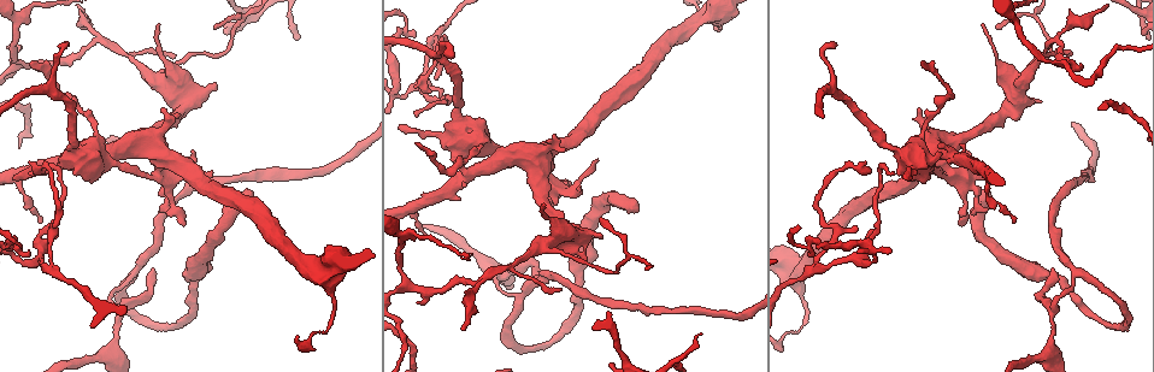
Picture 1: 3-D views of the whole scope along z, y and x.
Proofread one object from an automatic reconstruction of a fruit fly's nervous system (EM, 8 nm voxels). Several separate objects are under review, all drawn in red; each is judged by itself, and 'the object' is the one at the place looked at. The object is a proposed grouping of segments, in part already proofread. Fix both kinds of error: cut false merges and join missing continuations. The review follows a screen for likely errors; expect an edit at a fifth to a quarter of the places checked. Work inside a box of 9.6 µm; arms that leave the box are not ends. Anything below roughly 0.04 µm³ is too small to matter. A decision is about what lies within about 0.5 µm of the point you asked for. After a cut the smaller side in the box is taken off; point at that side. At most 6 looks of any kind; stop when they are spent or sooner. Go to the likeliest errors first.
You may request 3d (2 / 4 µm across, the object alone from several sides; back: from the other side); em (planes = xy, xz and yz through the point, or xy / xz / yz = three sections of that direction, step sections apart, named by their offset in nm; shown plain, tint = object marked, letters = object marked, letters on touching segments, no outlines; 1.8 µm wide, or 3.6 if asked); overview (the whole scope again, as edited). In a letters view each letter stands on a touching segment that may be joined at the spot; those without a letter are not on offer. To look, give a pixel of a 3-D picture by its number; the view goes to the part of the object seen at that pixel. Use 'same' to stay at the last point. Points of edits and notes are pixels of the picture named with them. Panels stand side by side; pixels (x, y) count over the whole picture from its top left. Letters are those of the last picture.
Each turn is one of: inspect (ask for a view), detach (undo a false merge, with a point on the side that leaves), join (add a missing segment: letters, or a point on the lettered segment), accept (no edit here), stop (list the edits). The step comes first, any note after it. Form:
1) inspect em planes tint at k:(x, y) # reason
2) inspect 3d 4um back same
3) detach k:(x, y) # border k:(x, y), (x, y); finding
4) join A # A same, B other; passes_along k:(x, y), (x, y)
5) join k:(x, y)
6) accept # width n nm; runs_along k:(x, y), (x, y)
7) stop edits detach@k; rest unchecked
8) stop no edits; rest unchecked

inspect 3d 4um at 1:(57, 277) # a fork

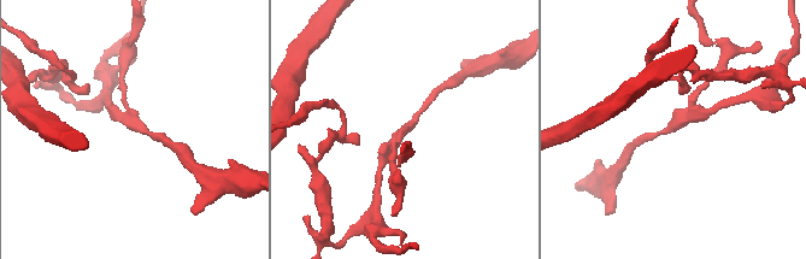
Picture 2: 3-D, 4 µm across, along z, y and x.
inspect em planes plain at 2:(676, 123) # arms 3; shape alone is not enough

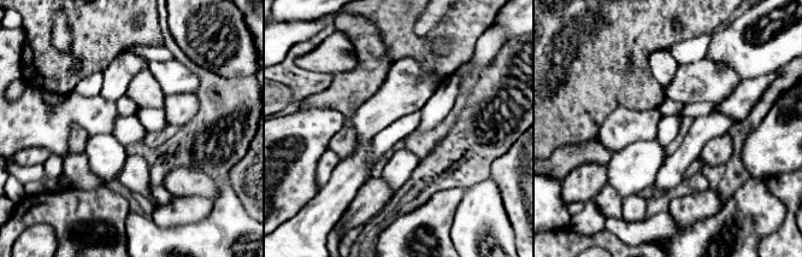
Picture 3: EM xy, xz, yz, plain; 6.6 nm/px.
inspect em planes letters same

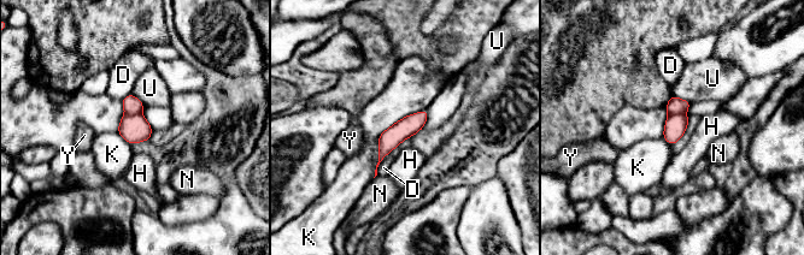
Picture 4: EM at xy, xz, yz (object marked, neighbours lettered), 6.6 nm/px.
detach 4:(131, 105) # width 140 nm; D other, H other, K other, N other, U other, Y other; border 4:(125, 112), (131, 114), (140, 113); a second neuron is stuck on

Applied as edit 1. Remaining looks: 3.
inspect overview # redraw

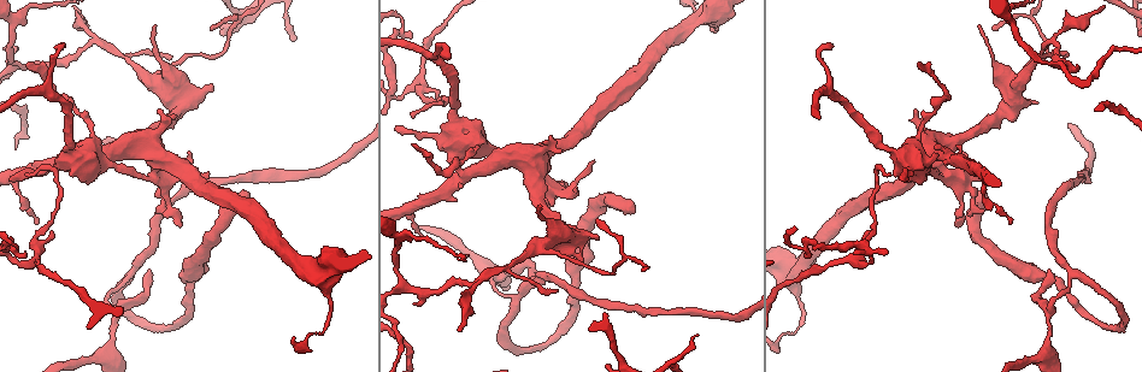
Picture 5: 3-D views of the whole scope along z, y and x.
inspect 3d 2um at 5:(503, 276) # branch point

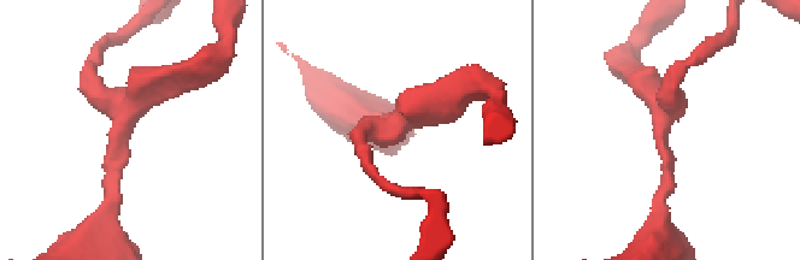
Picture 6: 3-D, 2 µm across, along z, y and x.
inspect em planes letters at 6:(392, 127)

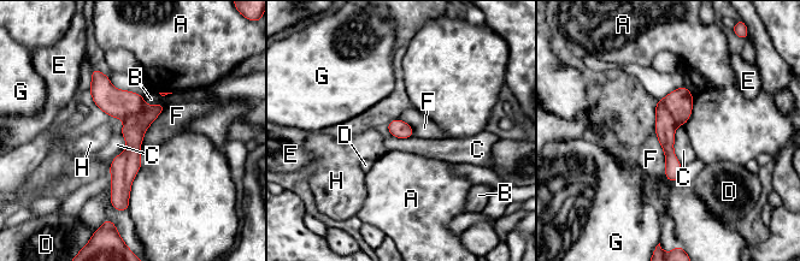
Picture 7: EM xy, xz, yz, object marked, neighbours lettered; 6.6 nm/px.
detach 7:(665, 125) # width 120 nm; A other, B other, C other, D other, E other, F other, G other, H other; border 7:(663, 100), (666, 110), (677, 124); two neurons meet here

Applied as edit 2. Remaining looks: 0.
stop edits detach@4, detach@7; rest unchecked

